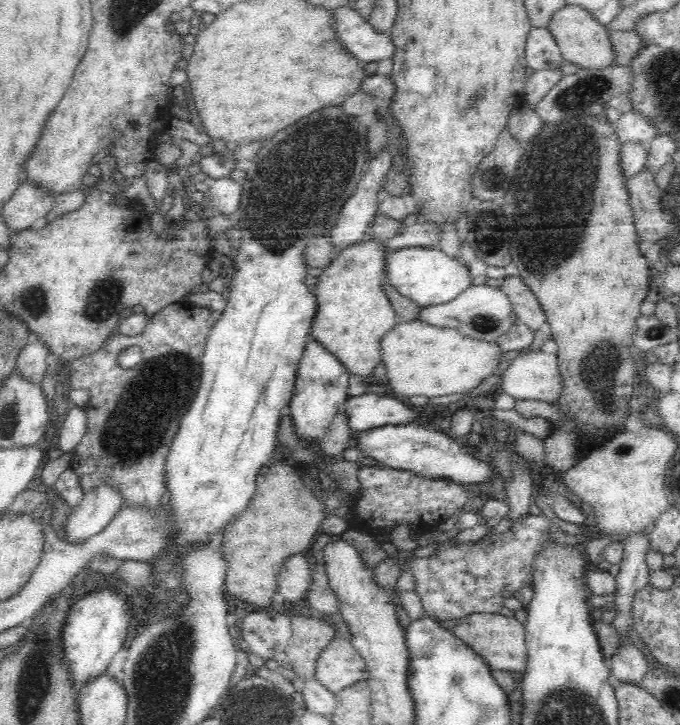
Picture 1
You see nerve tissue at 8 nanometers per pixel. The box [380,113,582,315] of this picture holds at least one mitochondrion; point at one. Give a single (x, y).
(493, 181)

